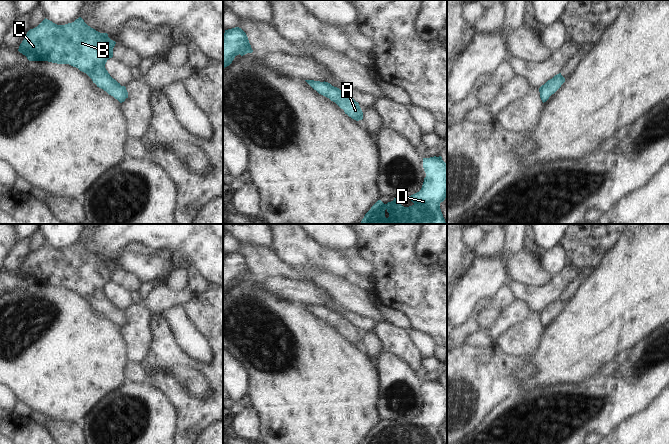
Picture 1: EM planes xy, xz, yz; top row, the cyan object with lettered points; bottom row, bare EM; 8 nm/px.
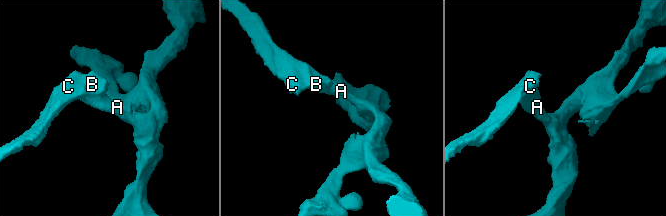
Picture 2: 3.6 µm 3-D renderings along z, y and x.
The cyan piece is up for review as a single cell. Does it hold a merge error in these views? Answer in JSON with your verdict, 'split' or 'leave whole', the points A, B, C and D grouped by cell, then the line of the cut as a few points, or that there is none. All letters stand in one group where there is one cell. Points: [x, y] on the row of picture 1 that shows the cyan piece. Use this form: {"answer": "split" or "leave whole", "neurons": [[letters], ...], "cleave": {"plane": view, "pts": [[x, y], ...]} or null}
{"answer": "leave whole", "neurons": [["A", "B", "C", "D"]], "cleave": null}

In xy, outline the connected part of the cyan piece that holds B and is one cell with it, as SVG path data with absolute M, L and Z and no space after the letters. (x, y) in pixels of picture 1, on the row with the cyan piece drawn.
M81 17L65 25L57 25L45 18L37 27L27 32L18 51L29 61L48 61L76 67L86 73L97 87L122 103L128 98L126 87L113 79L105 68L107 60L113 57L115 44L107 33L100 33L91 28Z

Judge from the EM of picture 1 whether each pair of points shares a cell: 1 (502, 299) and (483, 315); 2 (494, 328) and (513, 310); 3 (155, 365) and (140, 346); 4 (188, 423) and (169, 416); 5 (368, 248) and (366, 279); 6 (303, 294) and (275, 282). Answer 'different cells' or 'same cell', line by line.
1: same cell
2: same cell
3: different cells
4: different cells
5: different cells
6: same cell

